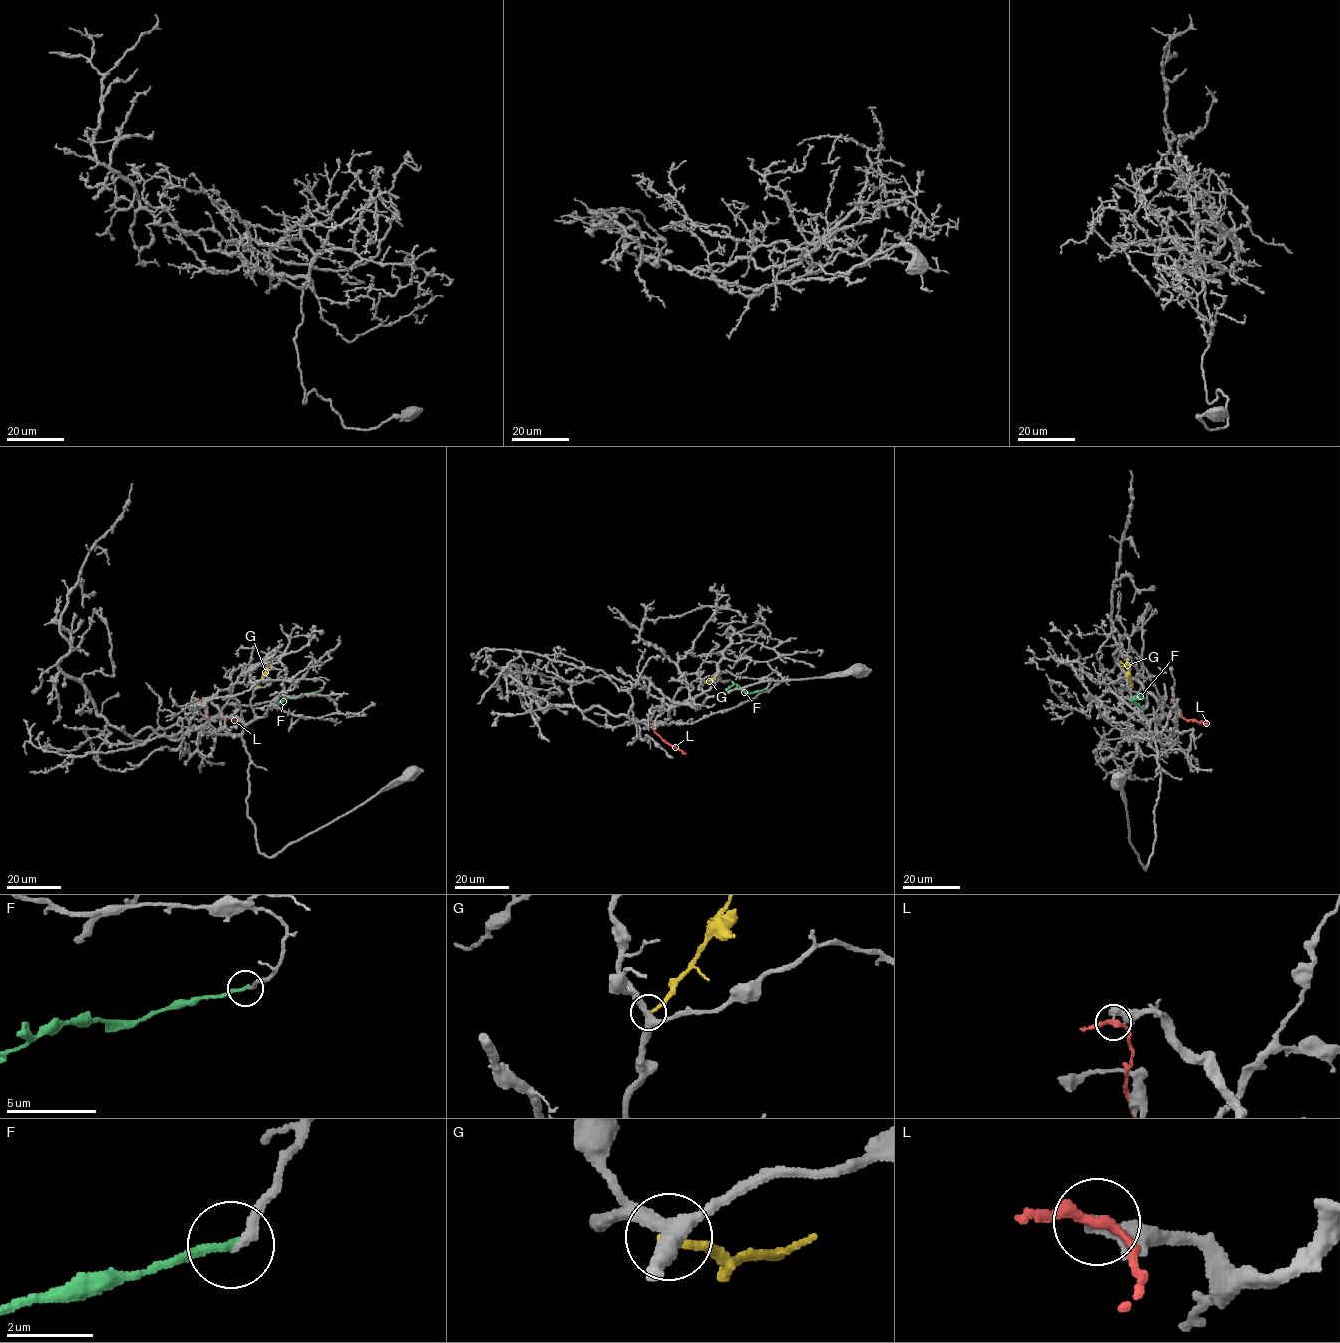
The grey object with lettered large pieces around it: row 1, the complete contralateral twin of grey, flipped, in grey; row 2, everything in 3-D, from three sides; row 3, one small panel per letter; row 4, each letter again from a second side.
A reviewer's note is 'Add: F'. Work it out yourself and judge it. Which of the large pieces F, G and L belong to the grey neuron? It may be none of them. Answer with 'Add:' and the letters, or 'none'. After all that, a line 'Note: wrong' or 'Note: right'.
Add: none
Note: wrong

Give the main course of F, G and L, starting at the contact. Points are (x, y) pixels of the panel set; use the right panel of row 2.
F: (1138, 693), (1142, 698), (1133, 701), (1144, 710)
G: (1128, 689), (1128, 660)
L: (1172, 702), (1187, 720), (1203, 722), (1206, 725), (1207, 720)

